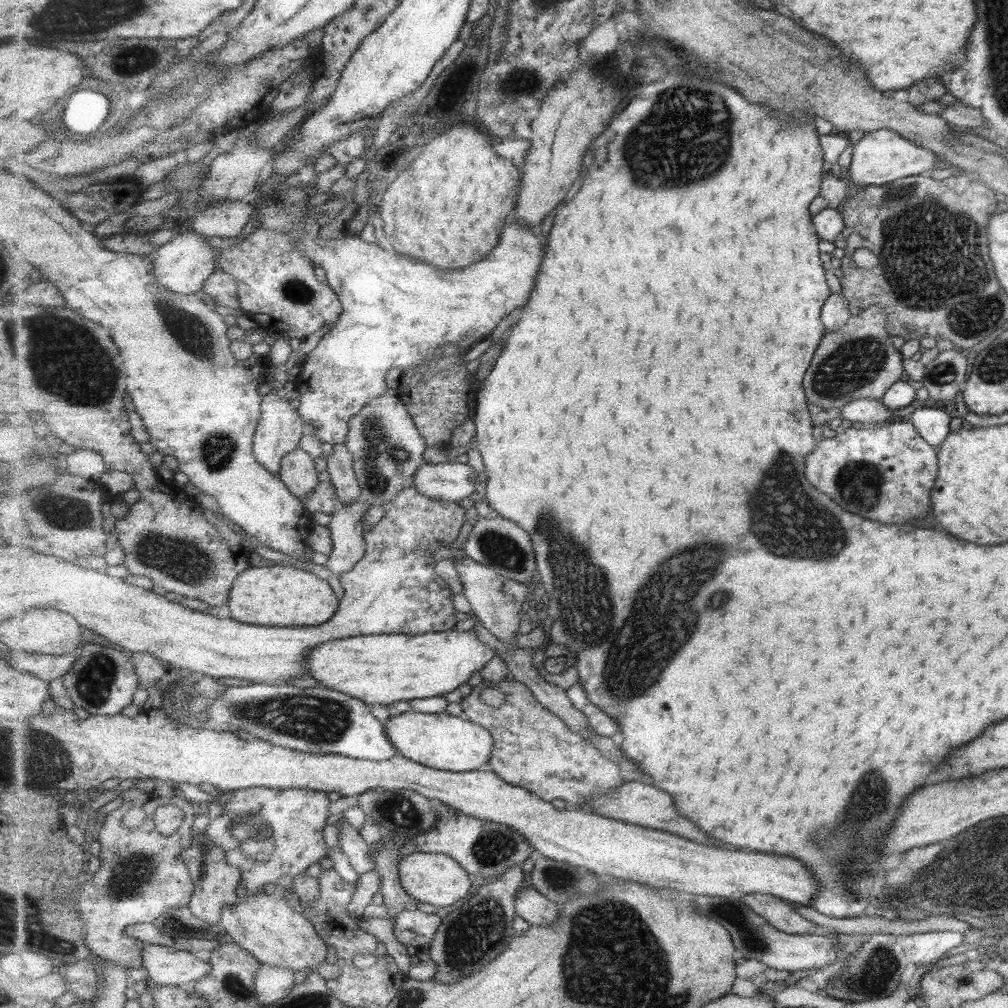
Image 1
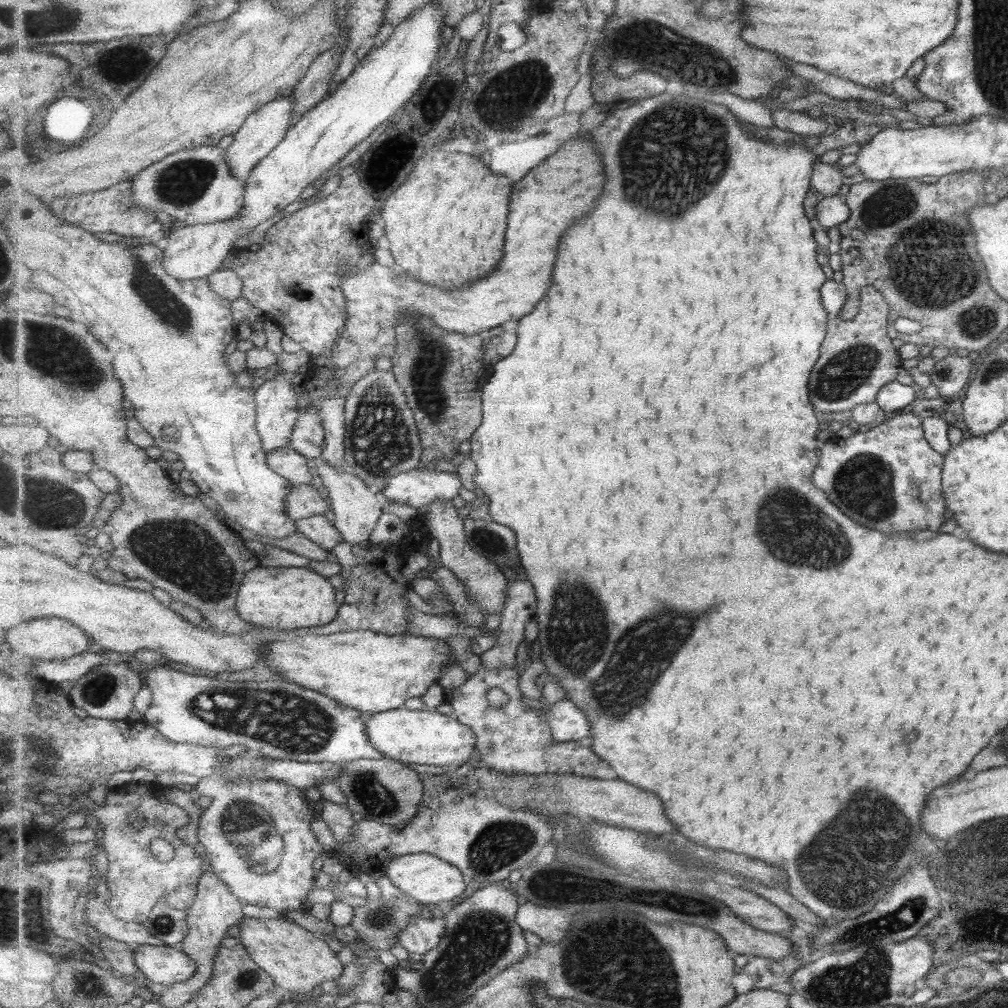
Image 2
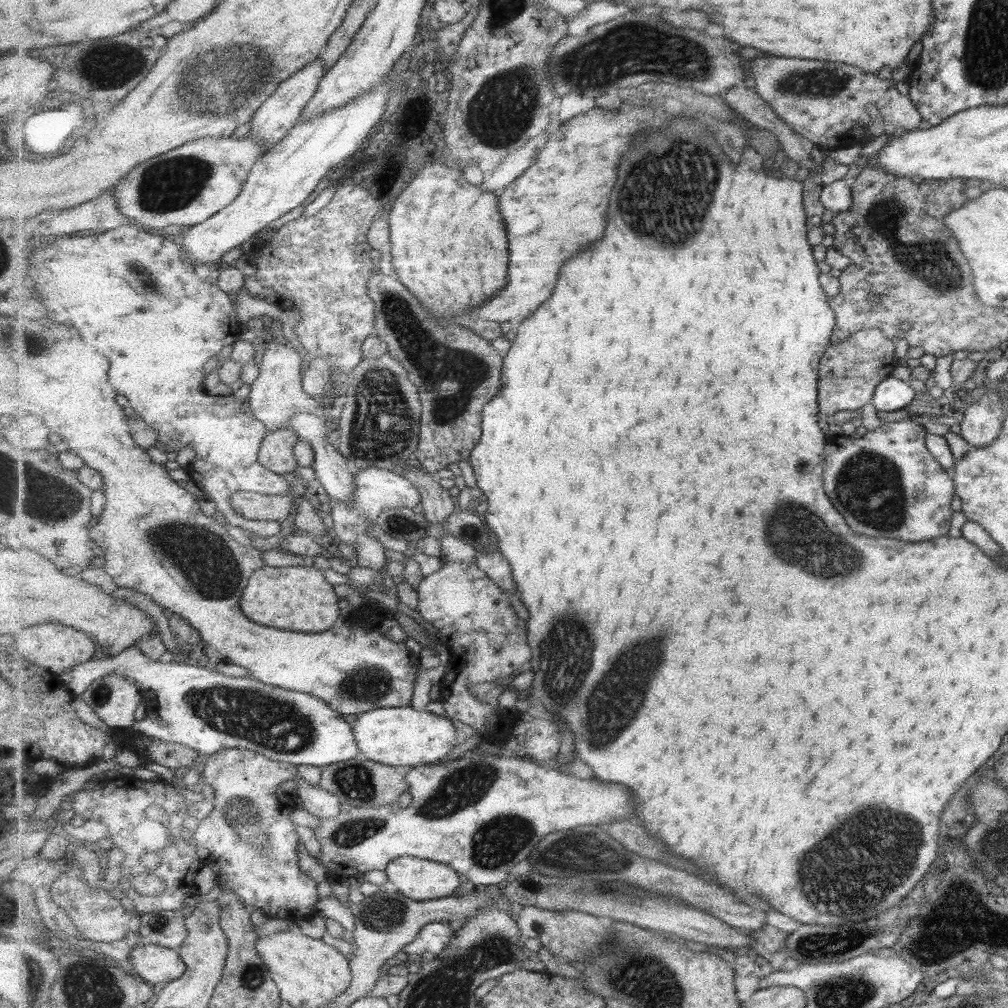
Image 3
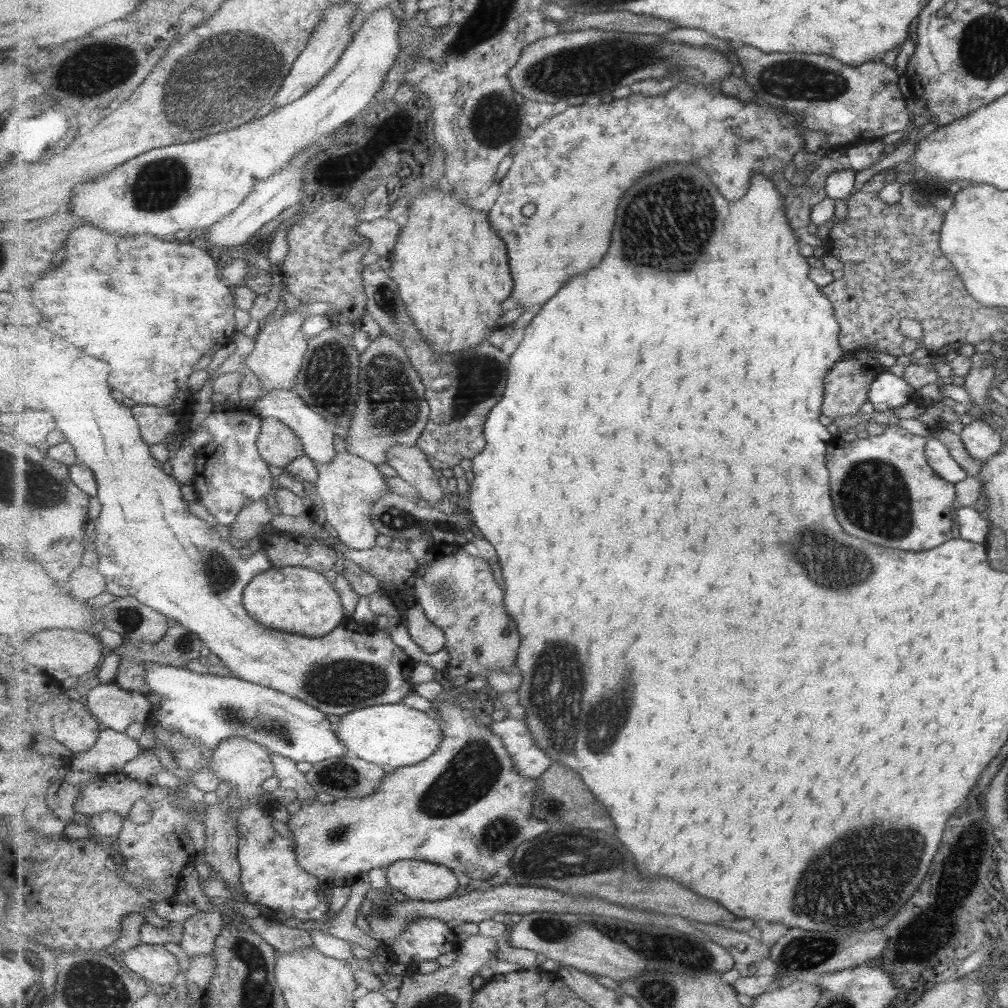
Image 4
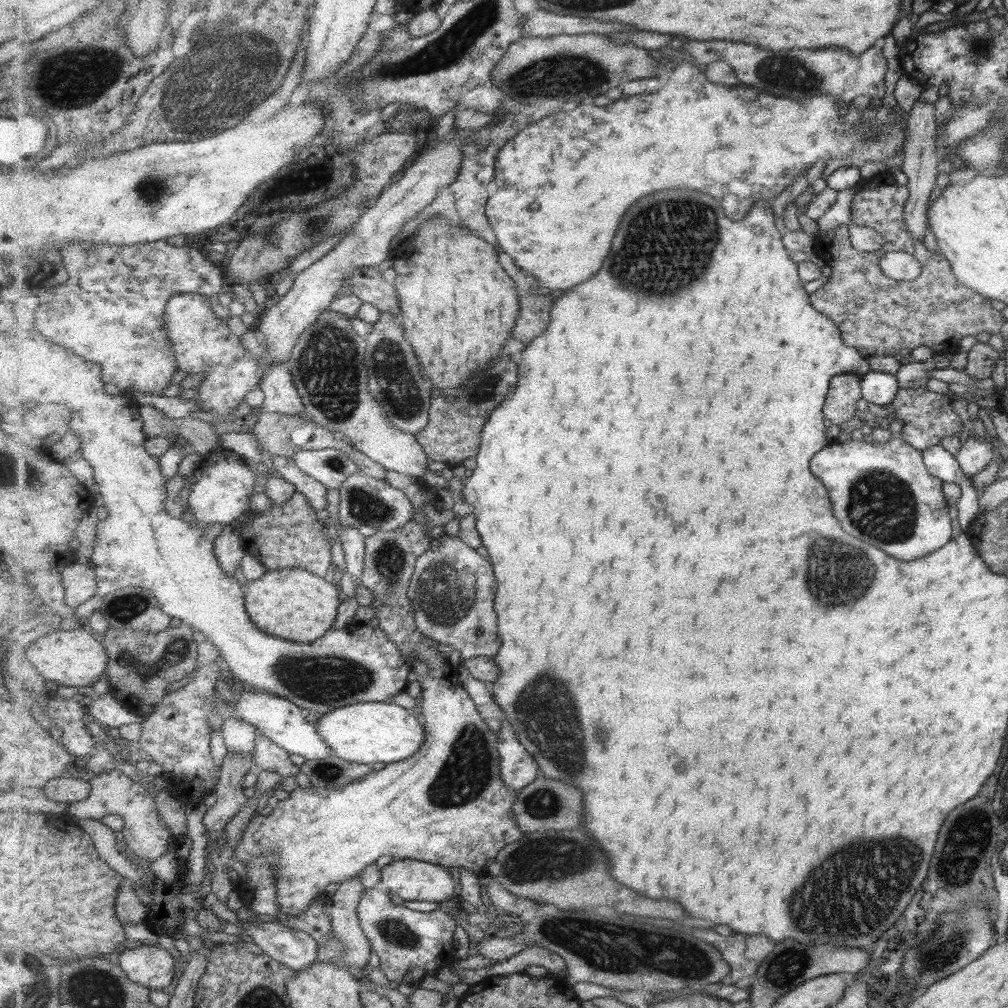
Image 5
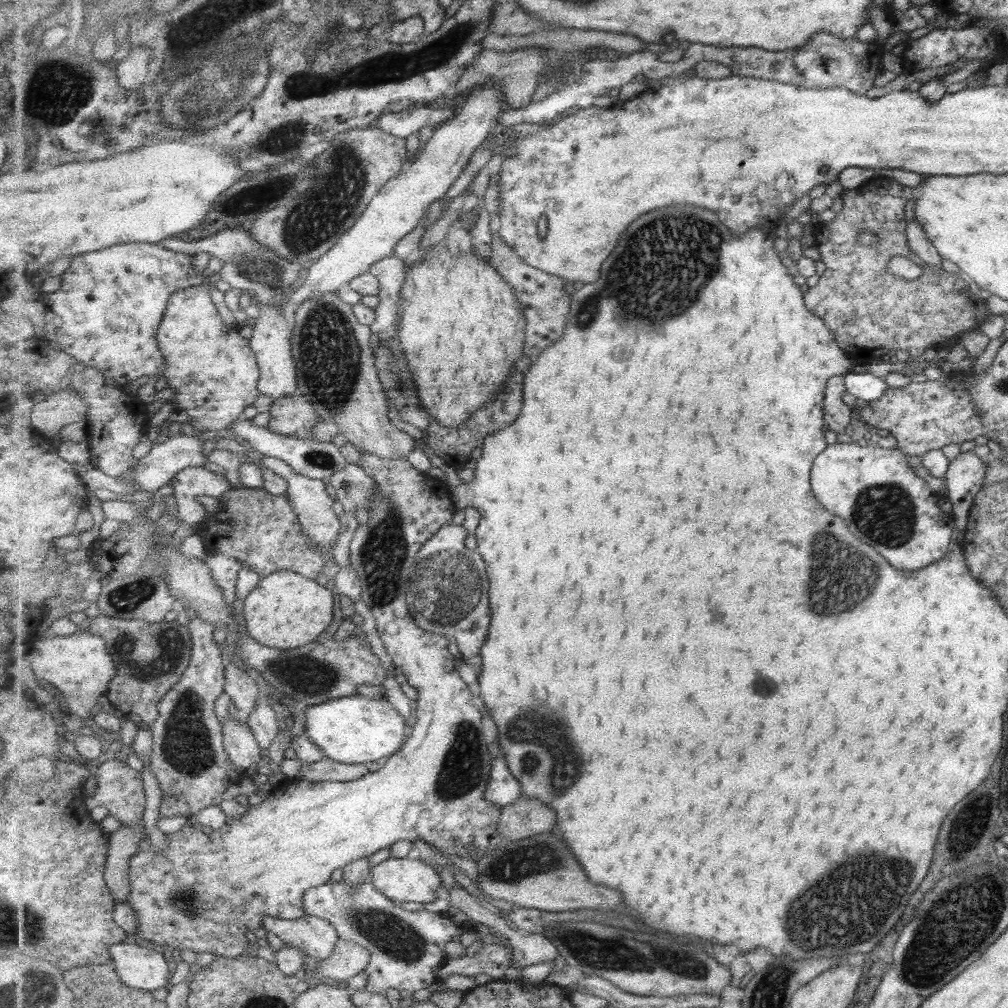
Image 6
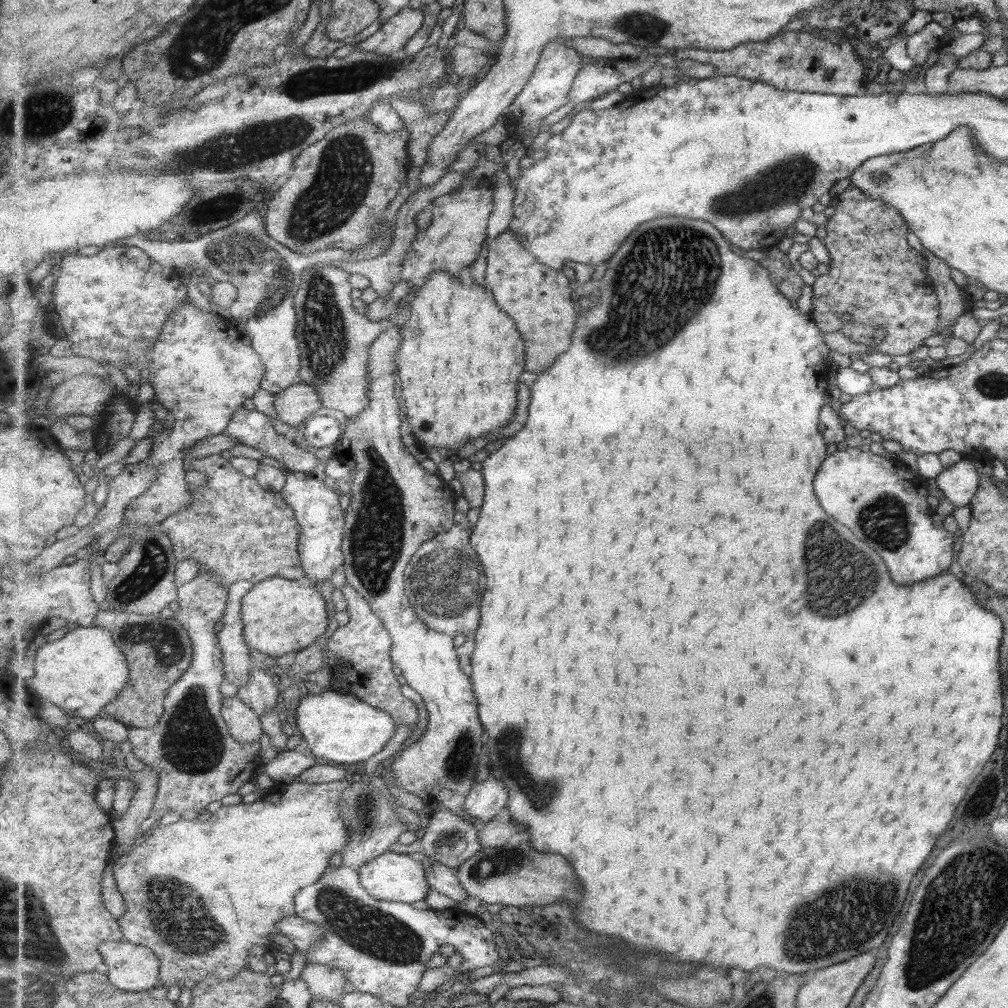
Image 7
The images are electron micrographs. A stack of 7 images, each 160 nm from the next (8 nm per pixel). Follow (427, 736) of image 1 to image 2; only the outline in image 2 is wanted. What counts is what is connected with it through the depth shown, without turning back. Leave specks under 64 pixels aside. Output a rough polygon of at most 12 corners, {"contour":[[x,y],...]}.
{"contour":[[401,707],[366,721],[401,762],[458,768],[477,744],[453,715]]}

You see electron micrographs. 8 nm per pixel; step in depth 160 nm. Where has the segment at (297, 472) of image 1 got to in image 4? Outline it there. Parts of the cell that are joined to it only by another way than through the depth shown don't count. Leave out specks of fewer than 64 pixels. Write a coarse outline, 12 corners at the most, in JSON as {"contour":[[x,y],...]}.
{"contour":[[262,417],[258,447],[263,460],[284,471],[306,455],[285,421]]}

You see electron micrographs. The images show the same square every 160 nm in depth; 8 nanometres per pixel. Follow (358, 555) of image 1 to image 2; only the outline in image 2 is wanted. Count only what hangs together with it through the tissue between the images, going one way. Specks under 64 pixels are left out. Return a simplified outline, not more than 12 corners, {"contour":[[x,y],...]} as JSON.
{"contour":[[320,461],[332,522],[352,547],[380,522],[383,500],[352,471]]}

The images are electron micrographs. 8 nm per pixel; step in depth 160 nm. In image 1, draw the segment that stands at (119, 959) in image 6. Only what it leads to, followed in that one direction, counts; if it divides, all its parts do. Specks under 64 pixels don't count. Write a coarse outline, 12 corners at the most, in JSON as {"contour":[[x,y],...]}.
{"contour":[[145,943],[154,985],[194,985],[212,971],[193,952]]}

